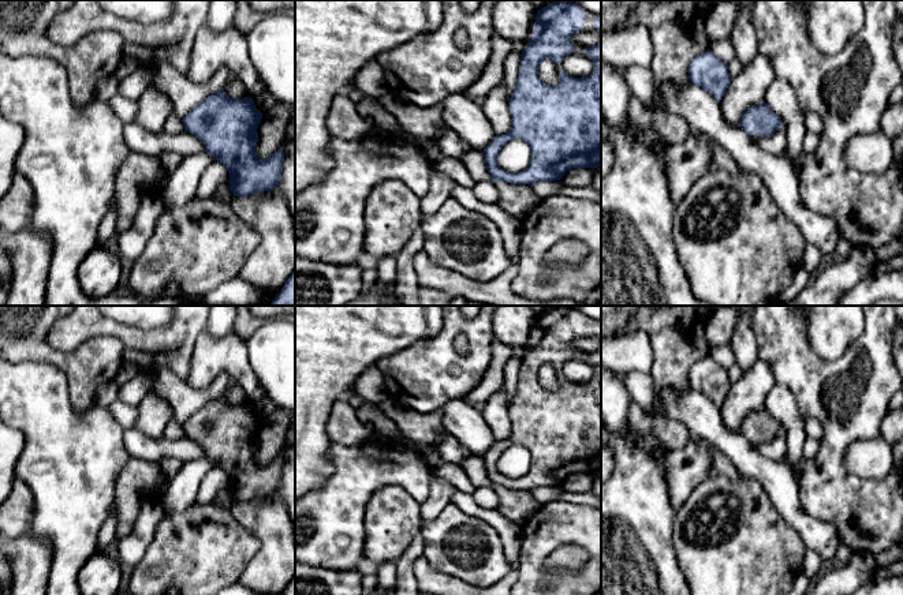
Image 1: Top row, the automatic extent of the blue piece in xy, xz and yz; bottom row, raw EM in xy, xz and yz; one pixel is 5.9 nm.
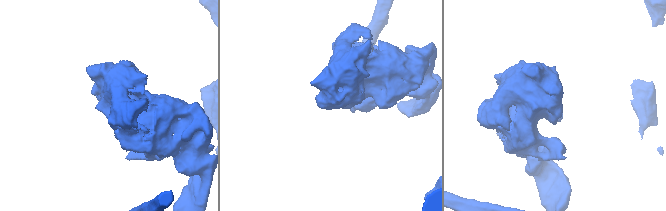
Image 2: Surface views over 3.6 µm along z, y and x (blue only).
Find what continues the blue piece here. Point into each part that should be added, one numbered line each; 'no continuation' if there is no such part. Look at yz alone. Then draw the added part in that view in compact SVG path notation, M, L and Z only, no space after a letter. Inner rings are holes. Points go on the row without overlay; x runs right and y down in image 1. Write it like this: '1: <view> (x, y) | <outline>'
no continuation

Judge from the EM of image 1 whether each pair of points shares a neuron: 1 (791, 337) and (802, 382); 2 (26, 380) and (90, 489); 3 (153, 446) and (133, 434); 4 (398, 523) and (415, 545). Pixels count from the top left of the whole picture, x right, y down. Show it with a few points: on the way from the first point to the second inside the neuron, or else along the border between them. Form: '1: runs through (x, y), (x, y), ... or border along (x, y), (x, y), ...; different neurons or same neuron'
1: runs through (791, 348), (791, 358), (801, 371); same neuron
2: runs through (40, 407), (70, 461); same neuron
3: runs through (148, 446), (138, 440); same neuron
4: border along (420, 530), (395, 561); different neurons

